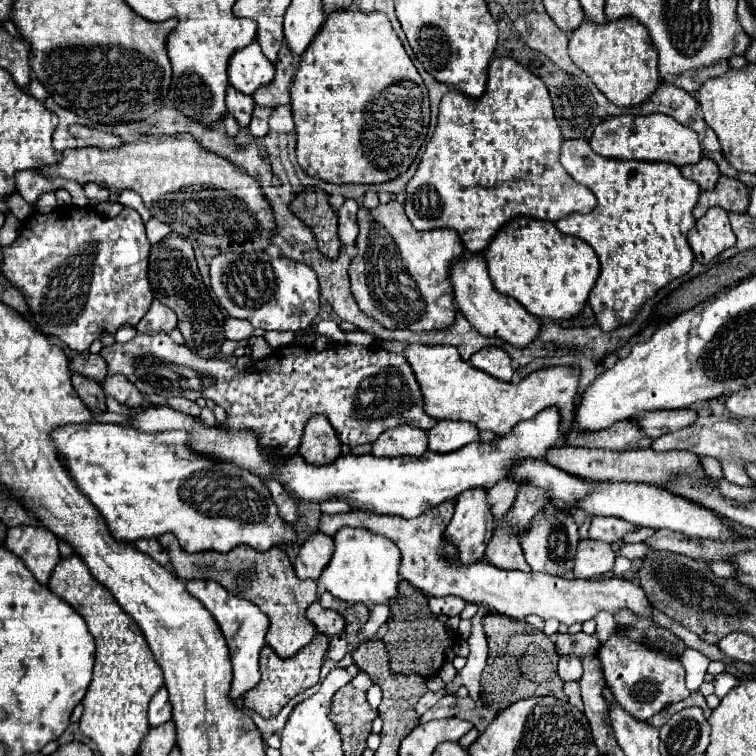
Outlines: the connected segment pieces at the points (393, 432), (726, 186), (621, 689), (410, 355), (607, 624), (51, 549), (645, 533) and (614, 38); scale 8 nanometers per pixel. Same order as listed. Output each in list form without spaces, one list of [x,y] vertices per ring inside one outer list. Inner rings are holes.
[[[398,425],[388,429],[374,441],[372,455],[374,457],[400,457],[400,455],[422,455],[426,451],[426,433],[418,427]]]
[[[720,177],[718,185],[714,189],[702,193],[702,197],[694,209],[694,217],[696,219],[704,217],[706,211],[716,205],[726,211],[732,211],[732,213],[744,213],[748,209],[748,201],[750,201],[750,191],[742,181],[730,179],[730,177]]]
[[[614,633],[604,645],[600,645],[598,659],[604,673],[604,681],[612,689],[618,705],[640,721],[650,719],[668,705],[684,701],[690,695],[684,685],[684,667],[678,657],[648,649],[642,643],[622,637],[622,633]]]
[[[384,341],[382,347],[390,353],[400,353],[408,359],[416,381],[422,389],[422,401],[426,415],[434,419],[460,419],[470,421],[478,431],[494,431],[496,435],[506,435],[510,427],[520,421],[532,419],[536,413],[550,405],[558,405],[562,413],[562,429],[570,427],[572,409],[576,401],[578,369],[572,367],[550,367],[528,375],[522,383],[504,383],[478,369],[468,361],[460,359],[458,349],[450,345],[422,345],[422,343],[400,343]]]
[[[600,613],[596,617],[596,625],[598,625],[596,635],[598,635],[600,643],[604,643],[616,631],[616,621],[614,621],[614,617],[610,617],[610,613]]]
[[[32,525],[10,527],[4,545],[26,563],[42,585],[48,585],[48,579],[60,561],[58,539],[50,531]]]
[[[638,529],[634,533],[628,533],[624,537],[624,543],[642,543],[642,541],[646,541],[652,535],[654,535],[654,529]]]
[[[624,17],[604,25],[584,21],[570,37],[570,59],[578,65],[592,83],[618,107],[636,107],[650,99],[660,83],[658,75],[658,51],[644,29],[636,19]]]

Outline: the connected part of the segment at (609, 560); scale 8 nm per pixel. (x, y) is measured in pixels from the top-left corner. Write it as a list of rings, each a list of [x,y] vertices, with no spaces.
[[[580,541],[578,557],[574,559],[574,573],[580,579],[598,579],[612,571],[616,553],[604,541]]]

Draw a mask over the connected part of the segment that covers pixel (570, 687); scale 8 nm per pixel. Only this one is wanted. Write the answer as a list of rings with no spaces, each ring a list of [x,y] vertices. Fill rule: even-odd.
[[[578,681],[564,683],[564,693],[566,693],[570,705],[574,705],[576,709],[582,711],[582,699],[580,699],[580,685],[578,685]]]

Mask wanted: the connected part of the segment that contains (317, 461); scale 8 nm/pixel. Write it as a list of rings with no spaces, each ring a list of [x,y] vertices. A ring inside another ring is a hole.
[[[324,415],[312,417],[308,421],[298,453],[302,453],[304,461],[312,465],[326,465],[338,459],[342,453],[342,443]]]

